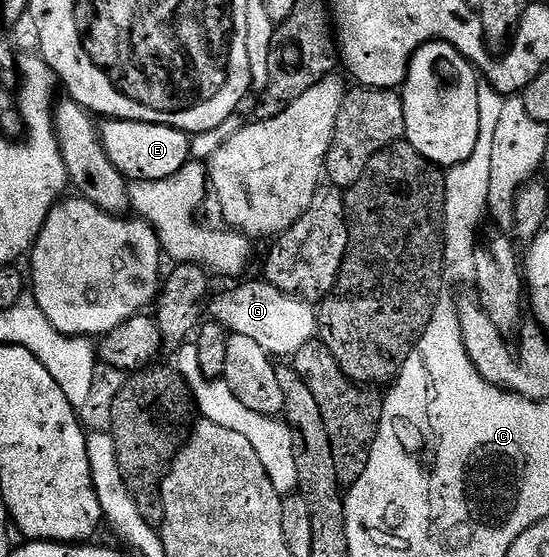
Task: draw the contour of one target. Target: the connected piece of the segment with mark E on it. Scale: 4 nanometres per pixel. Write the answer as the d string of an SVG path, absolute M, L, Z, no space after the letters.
M109 118L99 123L100 142L106 148L106 156L122 172L124 177L132 182L145 182L146 180L166 180L166 176L174 176L190 160L192 144L189 135L181 130L175 130L162 124L150 124L149 122L131 122L121 118Z

